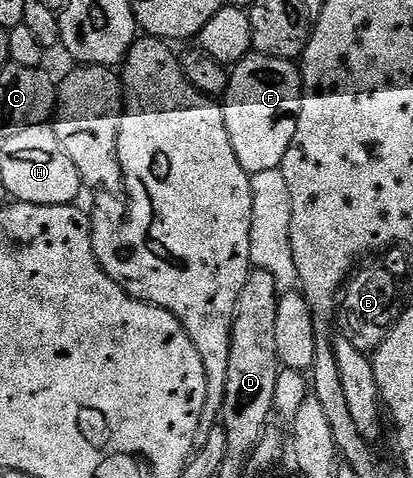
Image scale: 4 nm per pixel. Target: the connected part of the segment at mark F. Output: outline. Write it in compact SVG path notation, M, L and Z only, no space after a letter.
M252 53L231 68L228 91L222 96L226 133L230 133L230 145L234 145L238 165L242 165L242 169L246 169L249 175L266 173L266 169L279 167L280 162L286 157L286 149L290 149L296 136L296 116L300 113L301 94L301 68L287 59L275 59Z

